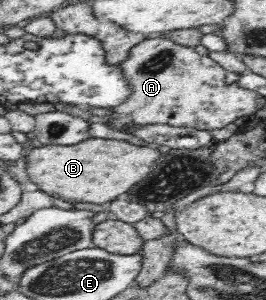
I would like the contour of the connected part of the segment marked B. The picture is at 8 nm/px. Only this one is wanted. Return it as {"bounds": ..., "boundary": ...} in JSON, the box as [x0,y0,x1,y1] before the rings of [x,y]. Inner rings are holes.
{"bounds":[24,137,163,205],"boundary":[[[92,137],[81,142],[71,146],[45,145],[26,152],[24,166],[37,190],[72,204],[108,205],[117,195],[127,193],[139,183],[163,150],[158,147],[135,147],[115,139]]]}

